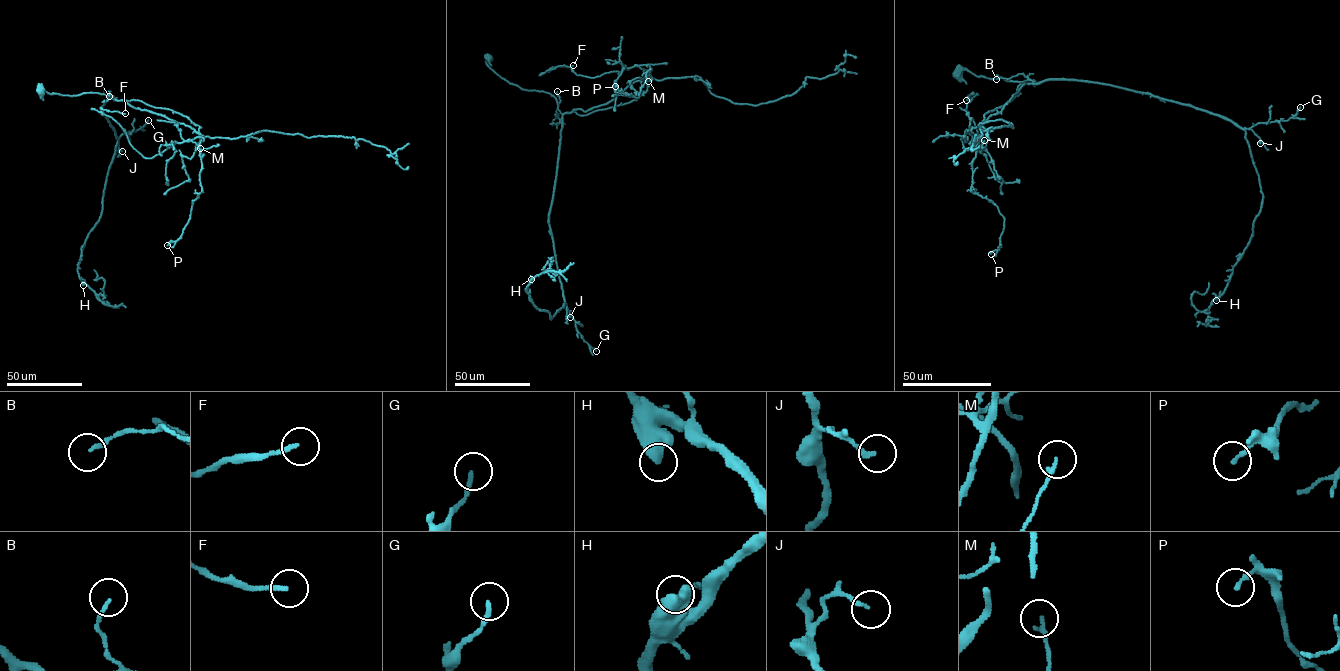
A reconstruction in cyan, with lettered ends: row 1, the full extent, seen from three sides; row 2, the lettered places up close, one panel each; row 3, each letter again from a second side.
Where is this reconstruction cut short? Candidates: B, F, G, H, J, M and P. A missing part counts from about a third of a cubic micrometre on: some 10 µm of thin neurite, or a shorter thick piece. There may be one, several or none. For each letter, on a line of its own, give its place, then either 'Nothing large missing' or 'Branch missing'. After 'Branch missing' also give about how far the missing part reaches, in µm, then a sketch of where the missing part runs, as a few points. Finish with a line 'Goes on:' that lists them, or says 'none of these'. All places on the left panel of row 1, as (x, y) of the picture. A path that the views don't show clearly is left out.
B: Place: (109, 96). Nothing large missing
F: Place: (125, 113). Branch missing. Missing length about 25 µm
G: Place: (148, 120). Nothing large missing
H: Place: (83, 285). Nothing large missing
J: Place: (122, 151). Nothing large missing
M: Place: (200, 148). Nothing large missing
P: Place: (167, 245). Nothing large missing
Goes on: F

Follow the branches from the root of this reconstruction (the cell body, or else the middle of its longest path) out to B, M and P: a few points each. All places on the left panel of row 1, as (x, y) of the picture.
B: (41, 89), (71, 96), (98, 93), (114, 99), (108, 91), (112, 96), (109, 96)
M: (41, 89), (71, 96), (104, 94), (136, 108), (162, 114), (198, 132), (200, 148)
P: (41, 89), (71, 96), (104, 94), (184, 123), (200, 134), (202, 191), (193, 202), (182, 235), (167, 245)

